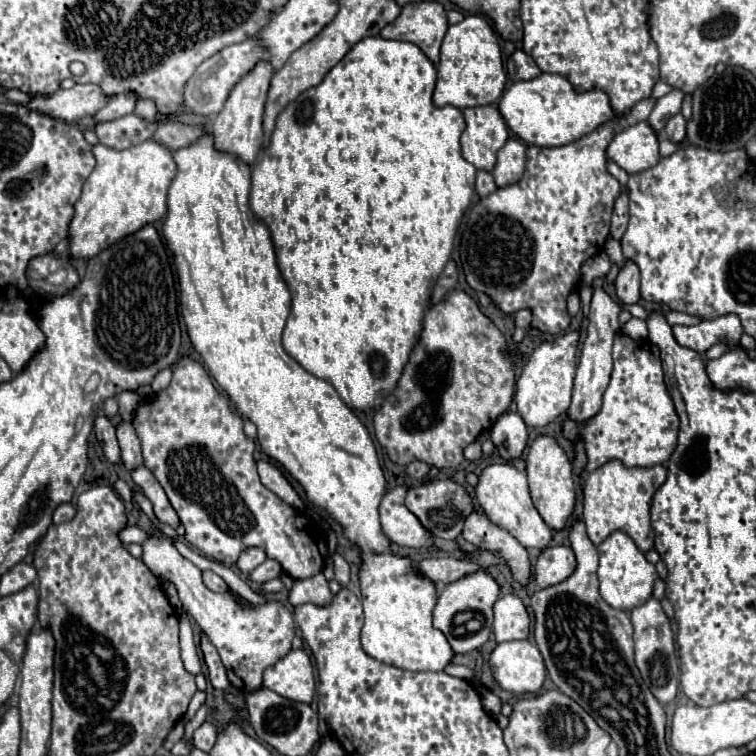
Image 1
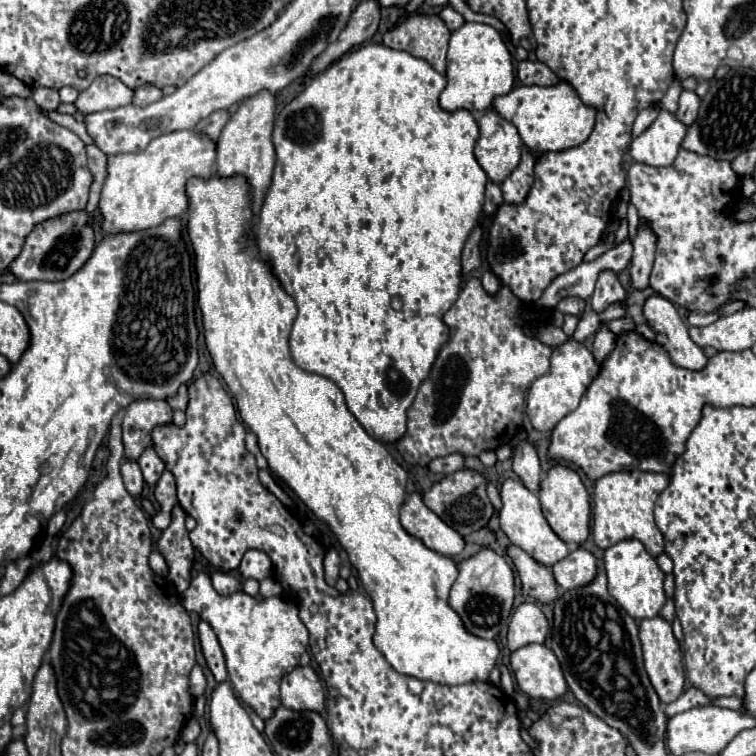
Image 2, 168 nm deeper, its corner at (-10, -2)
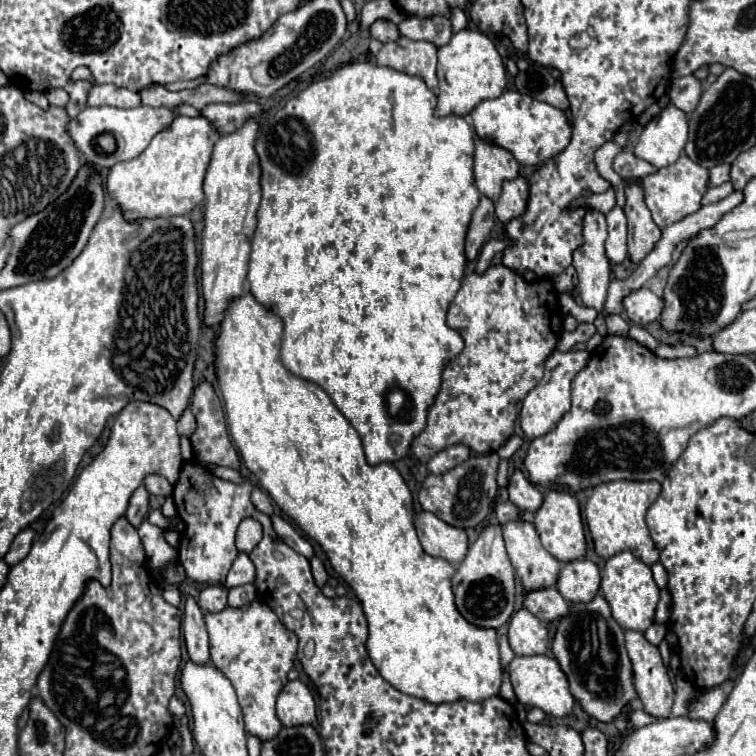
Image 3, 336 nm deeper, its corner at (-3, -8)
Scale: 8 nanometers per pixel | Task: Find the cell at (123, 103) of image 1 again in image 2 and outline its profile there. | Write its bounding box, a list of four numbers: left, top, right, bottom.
[133,85,163,107]

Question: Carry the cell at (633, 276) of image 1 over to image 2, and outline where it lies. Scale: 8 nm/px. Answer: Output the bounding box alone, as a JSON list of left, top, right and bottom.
[631,221,657,289]

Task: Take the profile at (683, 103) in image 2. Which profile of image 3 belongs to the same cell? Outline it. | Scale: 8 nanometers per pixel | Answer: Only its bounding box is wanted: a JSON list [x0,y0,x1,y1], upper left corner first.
[668,75,702,113]

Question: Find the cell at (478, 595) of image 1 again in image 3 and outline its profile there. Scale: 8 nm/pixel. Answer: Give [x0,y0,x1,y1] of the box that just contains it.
[452,525,516,629]

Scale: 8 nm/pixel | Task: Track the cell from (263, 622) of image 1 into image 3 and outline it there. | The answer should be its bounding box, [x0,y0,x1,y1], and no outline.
[204,601,298,741]

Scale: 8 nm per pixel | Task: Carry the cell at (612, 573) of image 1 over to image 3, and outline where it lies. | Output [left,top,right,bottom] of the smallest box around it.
[602,551,658,631]

